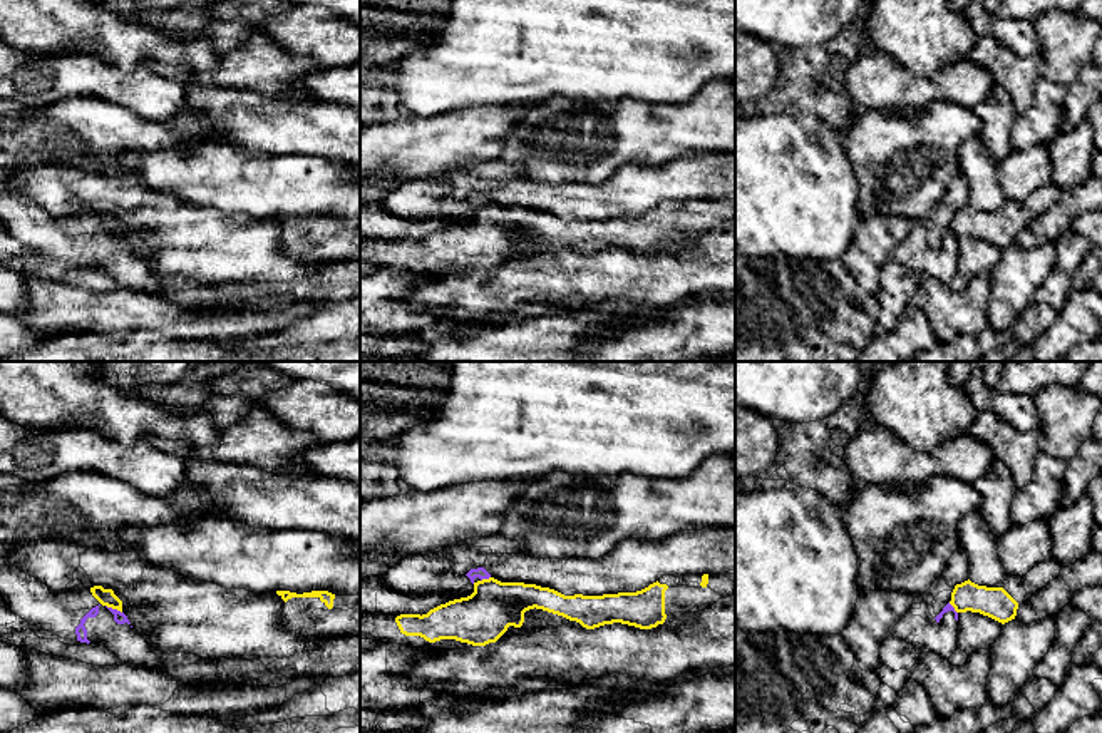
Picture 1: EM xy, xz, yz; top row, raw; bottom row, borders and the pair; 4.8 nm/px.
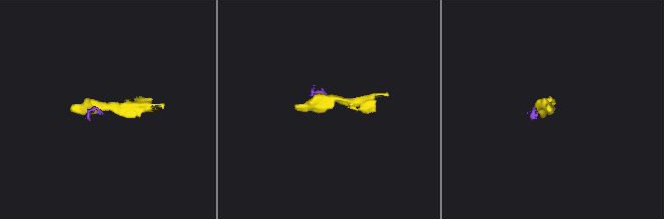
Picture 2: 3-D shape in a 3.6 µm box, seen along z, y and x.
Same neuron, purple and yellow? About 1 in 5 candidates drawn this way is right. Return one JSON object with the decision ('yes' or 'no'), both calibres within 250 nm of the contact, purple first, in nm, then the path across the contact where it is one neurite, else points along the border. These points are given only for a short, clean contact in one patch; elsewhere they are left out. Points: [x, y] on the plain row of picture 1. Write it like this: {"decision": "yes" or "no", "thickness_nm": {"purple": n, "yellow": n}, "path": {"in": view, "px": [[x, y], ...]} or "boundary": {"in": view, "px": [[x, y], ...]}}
{"decision": "no", "thickness_nm": {"purple": 60, "yellow": 80}, "boundary": {"in": "xy", "px": [[106, 230], [121, 238]]}}

